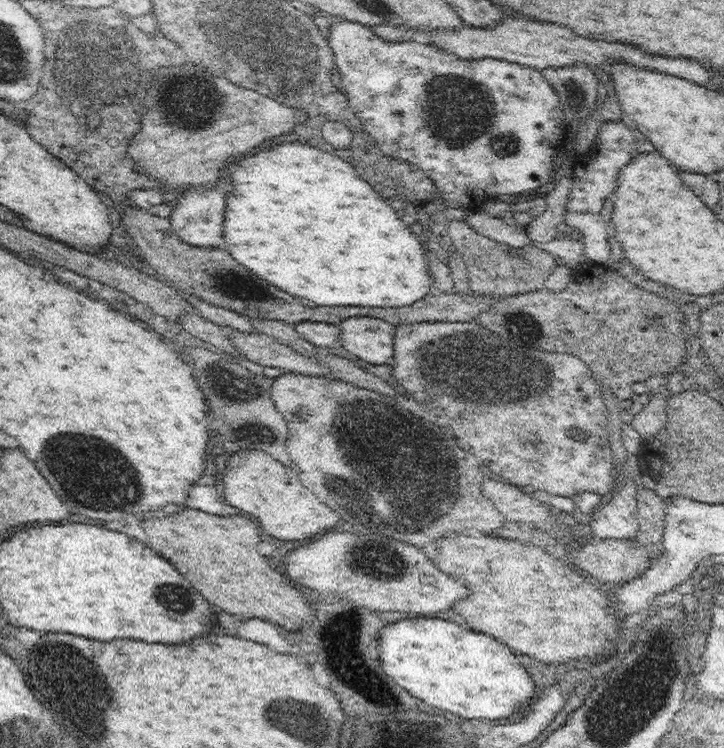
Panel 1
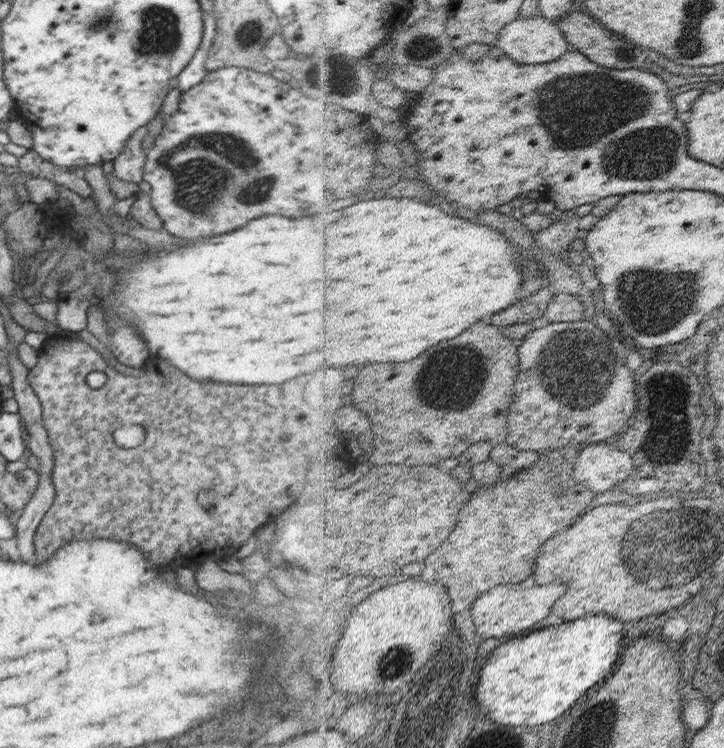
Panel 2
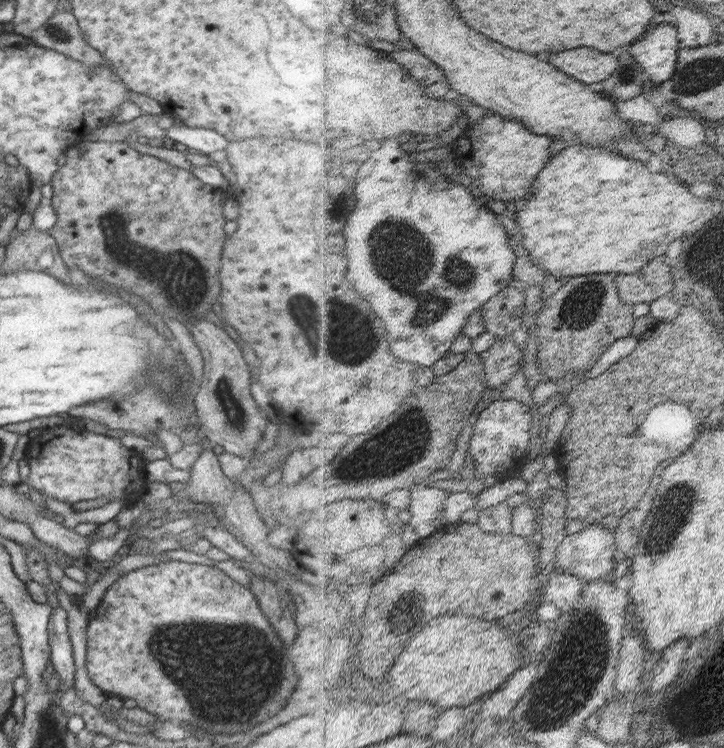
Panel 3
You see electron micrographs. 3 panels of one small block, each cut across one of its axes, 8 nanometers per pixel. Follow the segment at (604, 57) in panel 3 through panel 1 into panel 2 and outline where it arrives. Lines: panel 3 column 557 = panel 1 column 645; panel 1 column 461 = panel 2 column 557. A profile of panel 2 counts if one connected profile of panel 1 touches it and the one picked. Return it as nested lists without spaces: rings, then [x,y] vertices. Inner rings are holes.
[[[544,14],[528,18],[520,16],[501,30],[497,45],[508,53],[510,58],[526,64],[542,64],[558,60],[573,49],[562,27]]]

